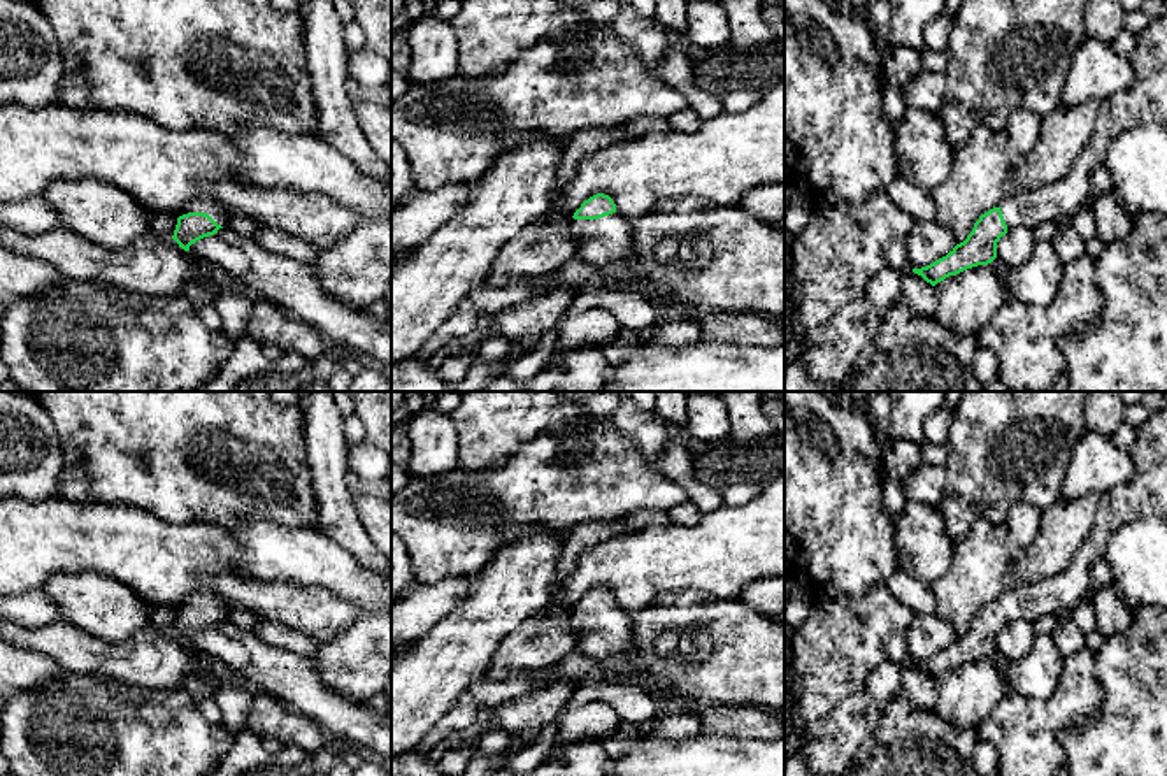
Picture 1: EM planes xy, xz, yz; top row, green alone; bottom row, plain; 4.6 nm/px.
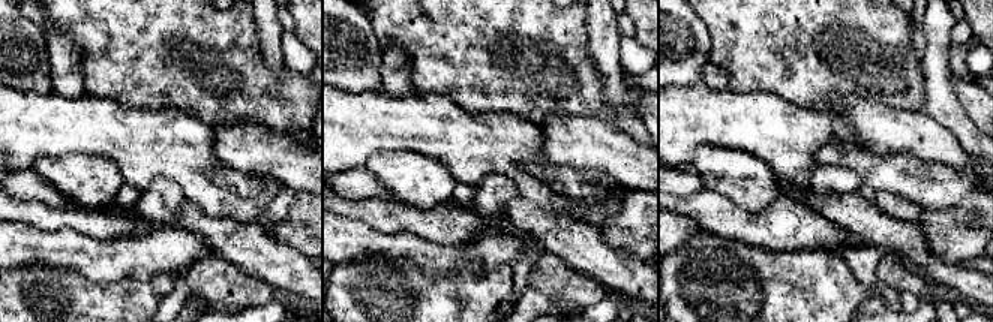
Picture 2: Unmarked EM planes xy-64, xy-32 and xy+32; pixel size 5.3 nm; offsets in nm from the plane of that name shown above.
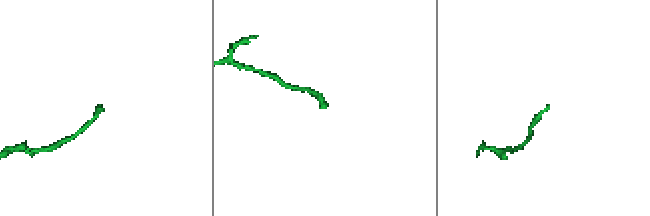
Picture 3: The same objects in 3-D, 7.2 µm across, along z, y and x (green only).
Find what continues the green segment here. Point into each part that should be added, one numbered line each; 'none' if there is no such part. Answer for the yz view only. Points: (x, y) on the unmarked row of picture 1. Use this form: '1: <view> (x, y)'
1: yz (1145, 495)

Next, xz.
1: xz (606, 636)

